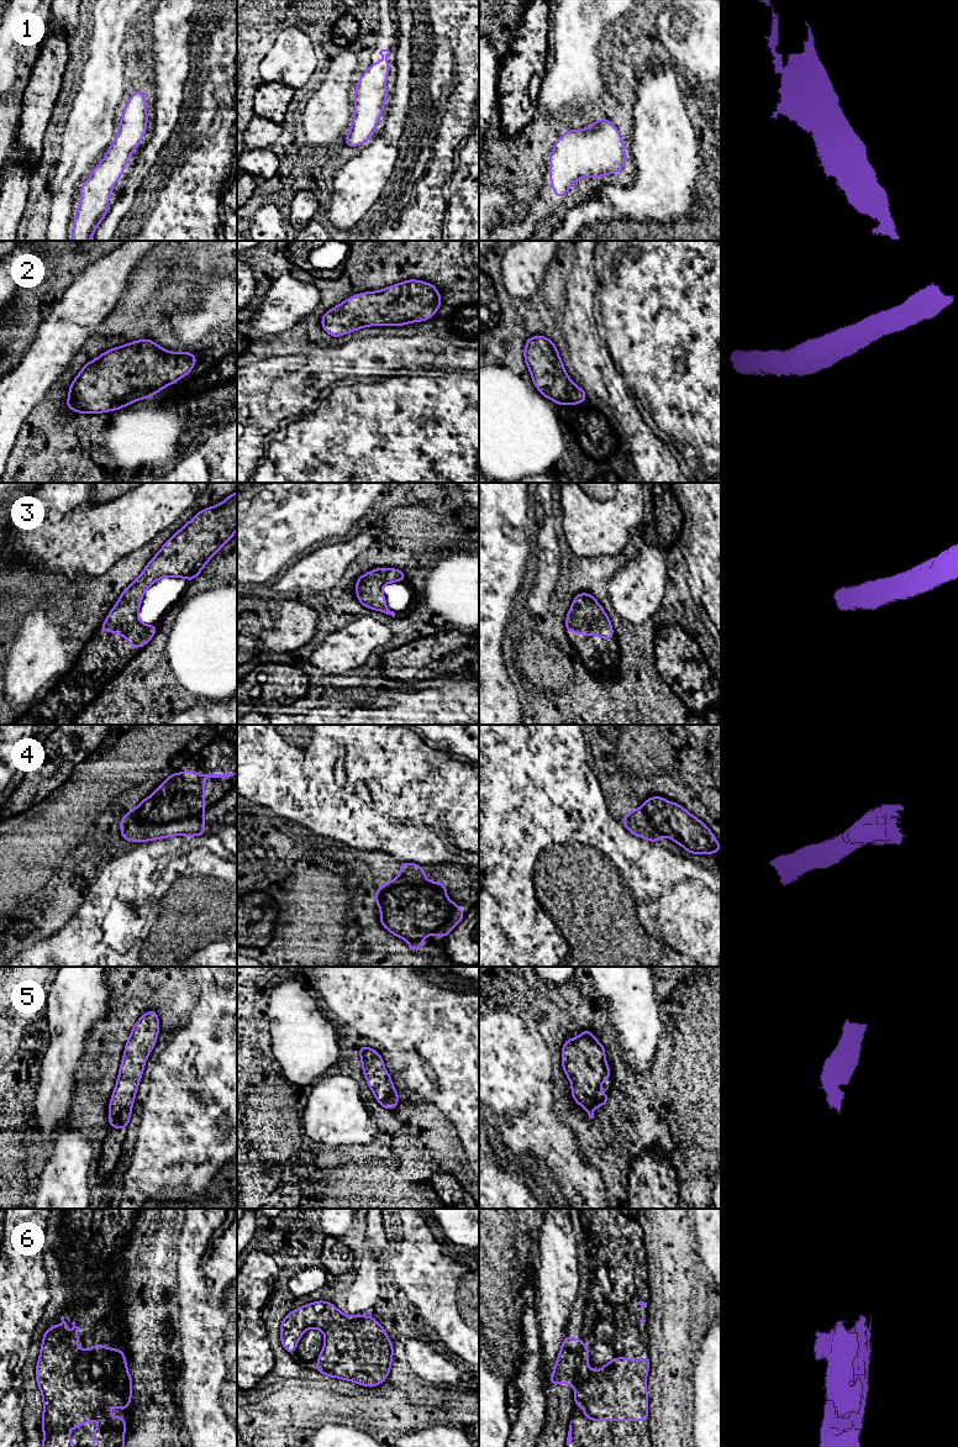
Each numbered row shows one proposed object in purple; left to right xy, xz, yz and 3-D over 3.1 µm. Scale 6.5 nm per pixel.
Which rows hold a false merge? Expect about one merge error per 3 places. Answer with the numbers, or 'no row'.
no row

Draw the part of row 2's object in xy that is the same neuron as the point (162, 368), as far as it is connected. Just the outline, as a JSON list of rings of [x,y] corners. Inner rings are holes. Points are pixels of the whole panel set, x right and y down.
[[[148,338],[107,349],[84,364],[69,385],[65,407],[77,414],[117,411],[177,383],[196,361],[195,353],[169,352]]]

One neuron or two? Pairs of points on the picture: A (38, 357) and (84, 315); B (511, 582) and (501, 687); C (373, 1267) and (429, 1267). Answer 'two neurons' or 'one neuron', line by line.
A: one neuron
B: one neuron
C: two neurons

